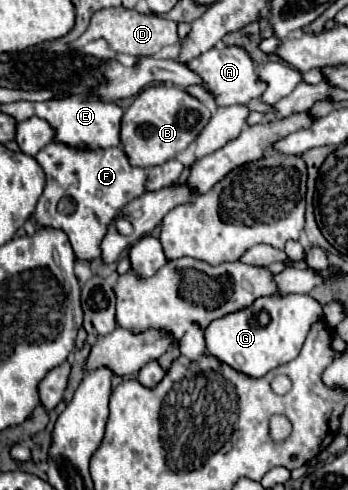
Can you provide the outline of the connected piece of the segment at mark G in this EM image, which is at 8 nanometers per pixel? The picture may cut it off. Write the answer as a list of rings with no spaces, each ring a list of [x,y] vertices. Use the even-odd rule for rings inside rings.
[[[309,294],[261,296],[251,306],[229,312],[205,328],[207,352],[217,356],[221,362],[227,362],[231,368],[259,378],[269,370],[291,362],[299,354],[311,324],[319,318],[323,318],[323,308]]]

